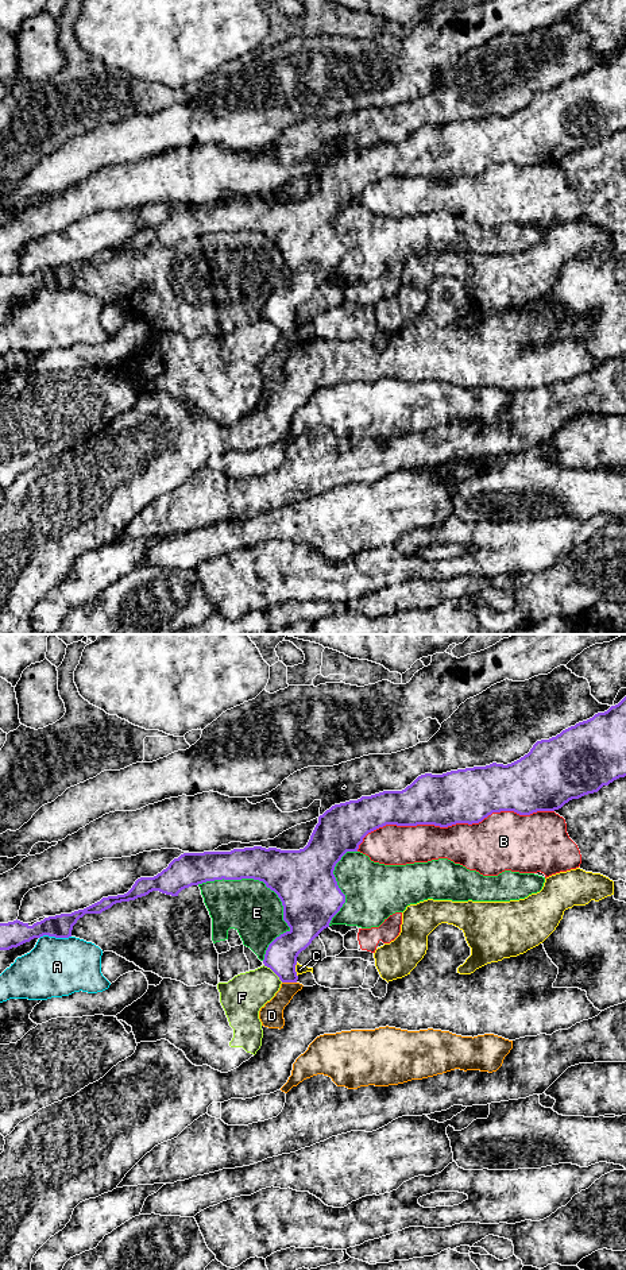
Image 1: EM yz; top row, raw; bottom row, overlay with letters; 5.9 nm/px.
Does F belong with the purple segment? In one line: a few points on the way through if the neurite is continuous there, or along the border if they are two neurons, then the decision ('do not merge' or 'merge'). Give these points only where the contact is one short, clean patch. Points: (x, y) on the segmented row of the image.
border along yz (263, 965), (282, 981); do not merge

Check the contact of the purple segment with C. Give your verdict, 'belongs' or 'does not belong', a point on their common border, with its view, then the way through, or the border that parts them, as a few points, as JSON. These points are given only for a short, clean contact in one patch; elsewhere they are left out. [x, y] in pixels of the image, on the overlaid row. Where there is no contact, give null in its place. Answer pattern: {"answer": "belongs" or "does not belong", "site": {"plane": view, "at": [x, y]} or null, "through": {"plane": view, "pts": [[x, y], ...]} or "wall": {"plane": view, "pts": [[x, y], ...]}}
{"answer": "does not belong", "site": {"plane": "yz", "at": [294, 969]}, "wall": {"plane": "yz", "pts": [[296, 962], [297, 976]]}}

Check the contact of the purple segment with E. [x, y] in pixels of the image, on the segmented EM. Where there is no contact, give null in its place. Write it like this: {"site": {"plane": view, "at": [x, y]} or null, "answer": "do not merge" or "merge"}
{"site": {"plane": "yz", "at": [255, 879]}, "answer": "do not merge"}

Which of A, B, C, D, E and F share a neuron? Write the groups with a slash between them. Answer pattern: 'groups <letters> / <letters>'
groups A / B F / C / D / E

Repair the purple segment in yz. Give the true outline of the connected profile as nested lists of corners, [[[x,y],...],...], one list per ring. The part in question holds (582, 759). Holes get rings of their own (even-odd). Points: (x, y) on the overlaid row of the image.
[[[626,696],[607,711],[598,713],[592,718],[563,730],[556,737],[537,741],[528,754],[511,764],[492,763],[486,767],[457,769],[443,775],[425,773],[402,791],[383,791],[335,804],[318,817],[318,823],[304,849],[281,850],[254,846],[231,852],[183,853],[156,876],[138,879],[124,895],[103,898],[84,910],[49,916],[32,926],[18,919],[0,923],[0,950],[18,947],[43,935],[69,938],[73,926],[85,914],[101,914],[116,903],[135,900],[152,891],[178,896],[182,889],[206,881],[254,879],[263,881],[278,895],[283,906],[283,920],[290,927],[268,945],[263,964],[282,983],[297,983],[298,954],[324,929],[329,927],[332,918],[345,903],[345,895],[333,875],[335,866],[347,852],[358,852],[368,833],[386,825],[434,825],[440,827],[456,823],[472,825],[501,811],[514,811],[519,815],[554,811],[569,800],[598,792],[603,785],[625,776]]]

